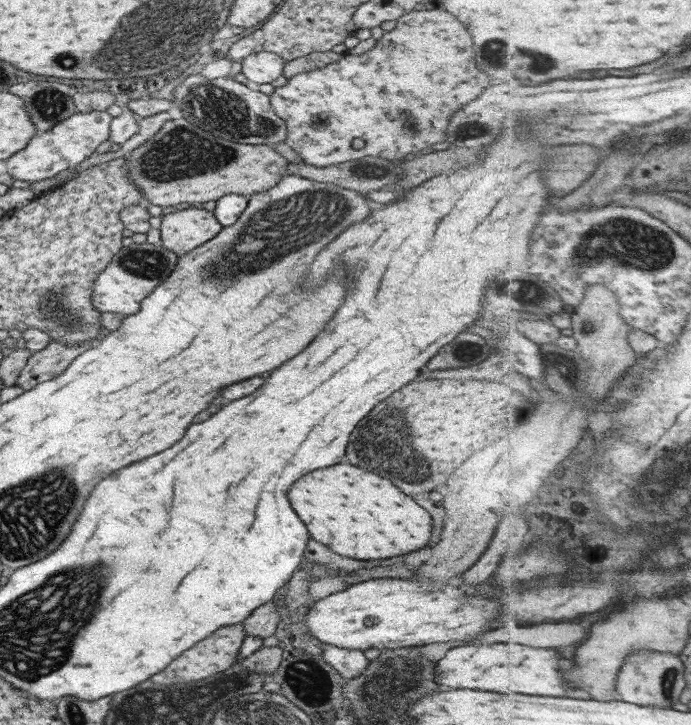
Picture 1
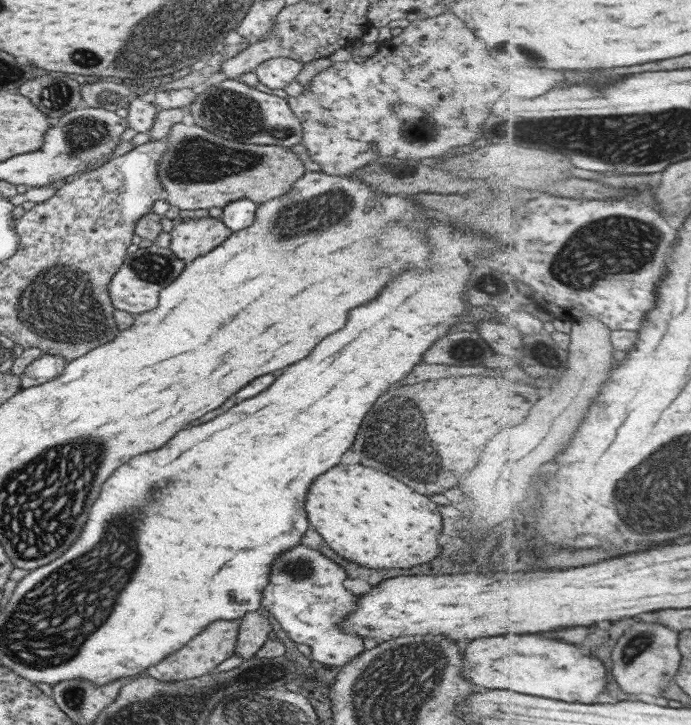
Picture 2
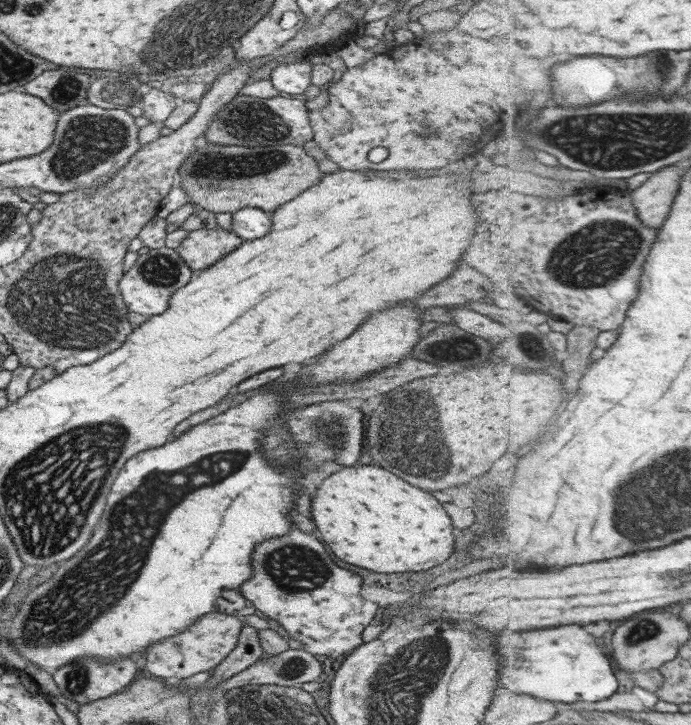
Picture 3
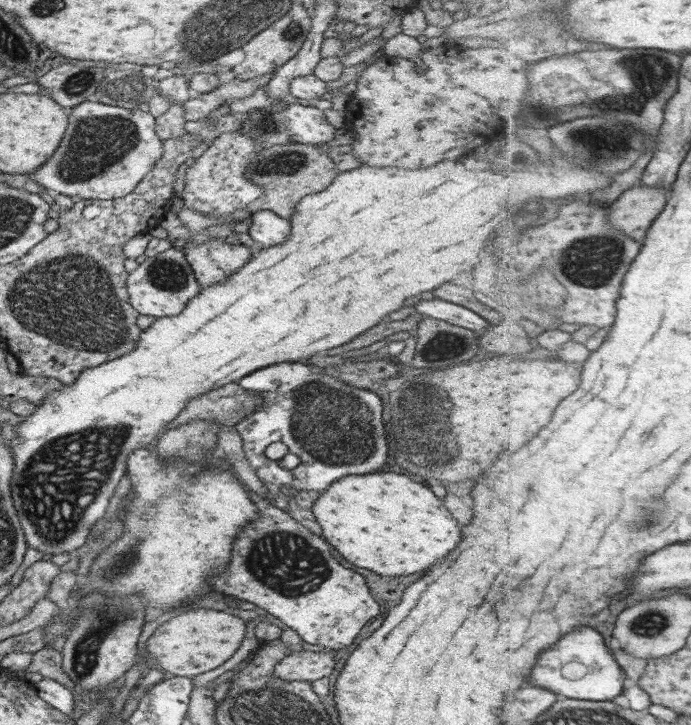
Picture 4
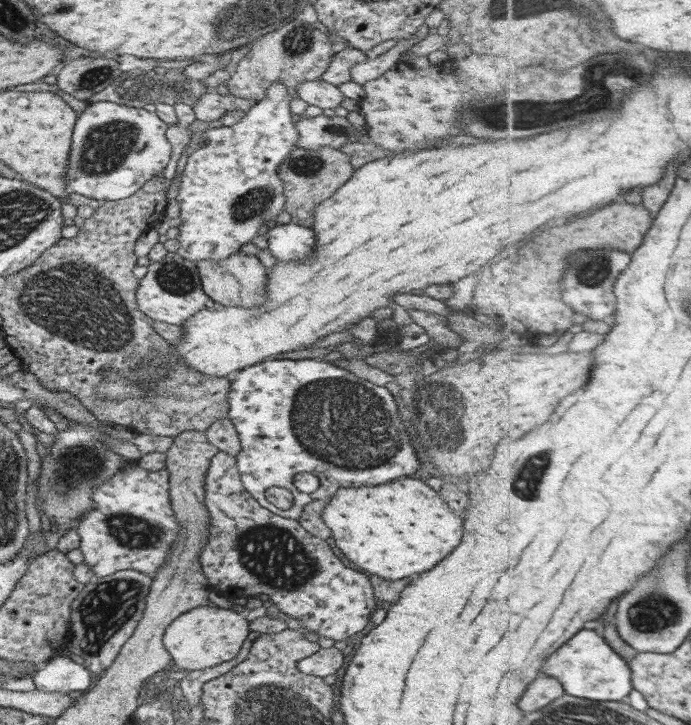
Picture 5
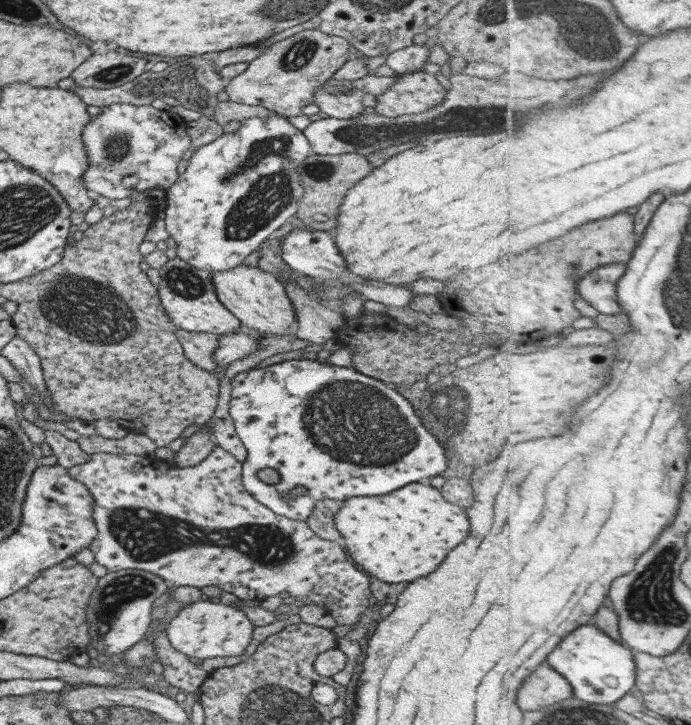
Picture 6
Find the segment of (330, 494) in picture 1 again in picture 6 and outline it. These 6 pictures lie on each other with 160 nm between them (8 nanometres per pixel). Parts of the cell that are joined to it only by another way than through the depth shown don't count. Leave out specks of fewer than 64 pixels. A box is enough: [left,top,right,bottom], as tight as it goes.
[334,482,470,584]

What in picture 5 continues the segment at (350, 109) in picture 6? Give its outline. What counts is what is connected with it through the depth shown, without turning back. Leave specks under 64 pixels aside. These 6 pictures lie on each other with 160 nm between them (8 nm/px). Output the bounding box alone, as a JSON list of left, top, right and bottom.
[297,79,345,110]

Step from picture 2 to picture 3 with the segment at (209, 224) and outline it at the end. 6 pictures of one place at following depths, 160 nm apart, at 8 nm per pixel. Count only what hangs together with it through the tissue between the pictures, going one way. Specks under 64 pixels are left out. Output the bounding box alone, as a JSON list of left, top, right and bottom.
[177,227,243,272]

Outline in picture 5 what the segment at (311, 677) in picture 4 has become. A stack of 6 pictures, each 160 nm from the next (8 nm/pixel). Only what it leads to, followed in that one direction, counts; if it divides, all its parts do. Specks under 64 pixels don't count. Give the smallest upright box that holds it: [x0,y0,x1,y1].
[297,647,345,678]

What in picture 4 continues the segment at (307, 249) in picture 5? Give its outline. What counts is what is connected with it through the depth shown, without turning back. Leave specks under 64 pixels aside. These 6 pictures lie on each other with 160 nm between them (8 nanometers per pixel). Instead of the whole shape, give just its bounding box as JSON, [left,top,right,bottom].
[247,210,291,247]

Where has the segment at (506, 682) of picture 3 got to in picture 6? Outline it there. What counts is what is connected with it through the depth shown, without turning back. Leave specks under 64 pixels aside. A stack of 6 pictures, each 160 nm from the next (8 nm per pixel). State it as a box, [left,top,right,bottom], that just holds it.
[550,624,637,708]

